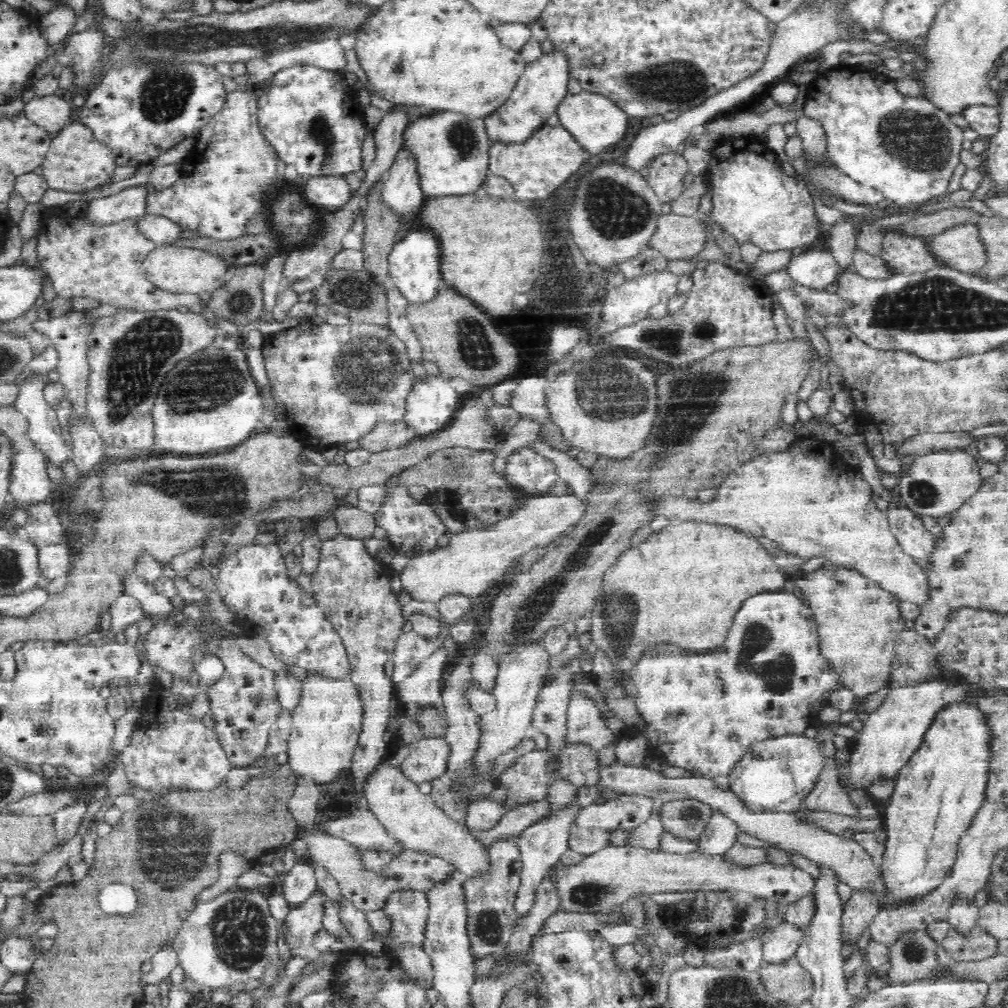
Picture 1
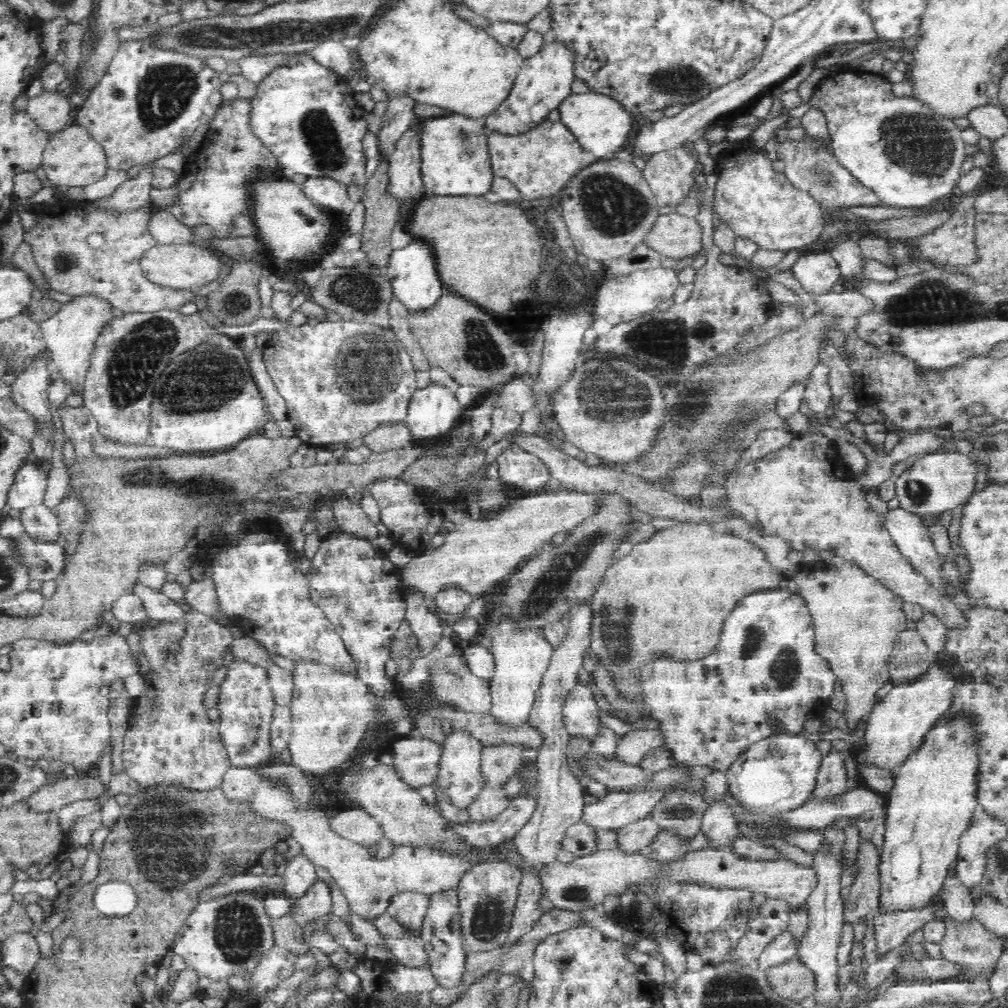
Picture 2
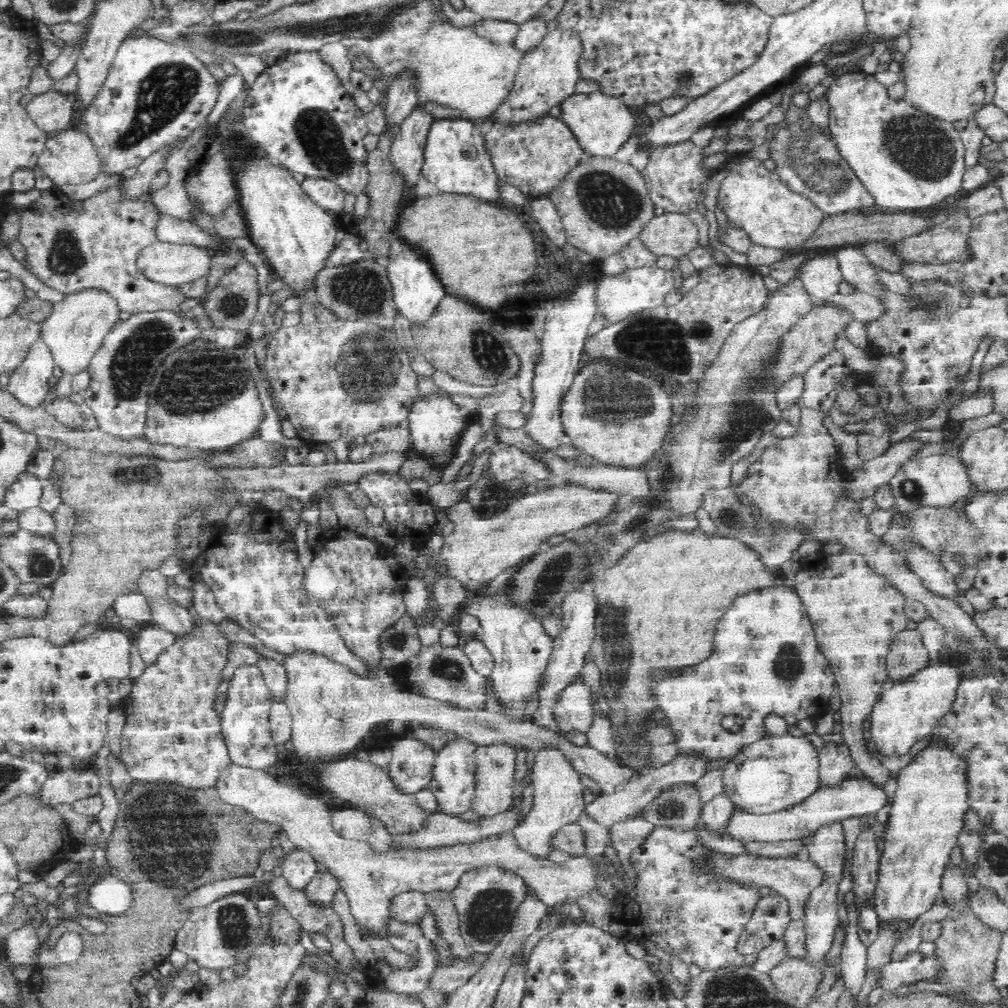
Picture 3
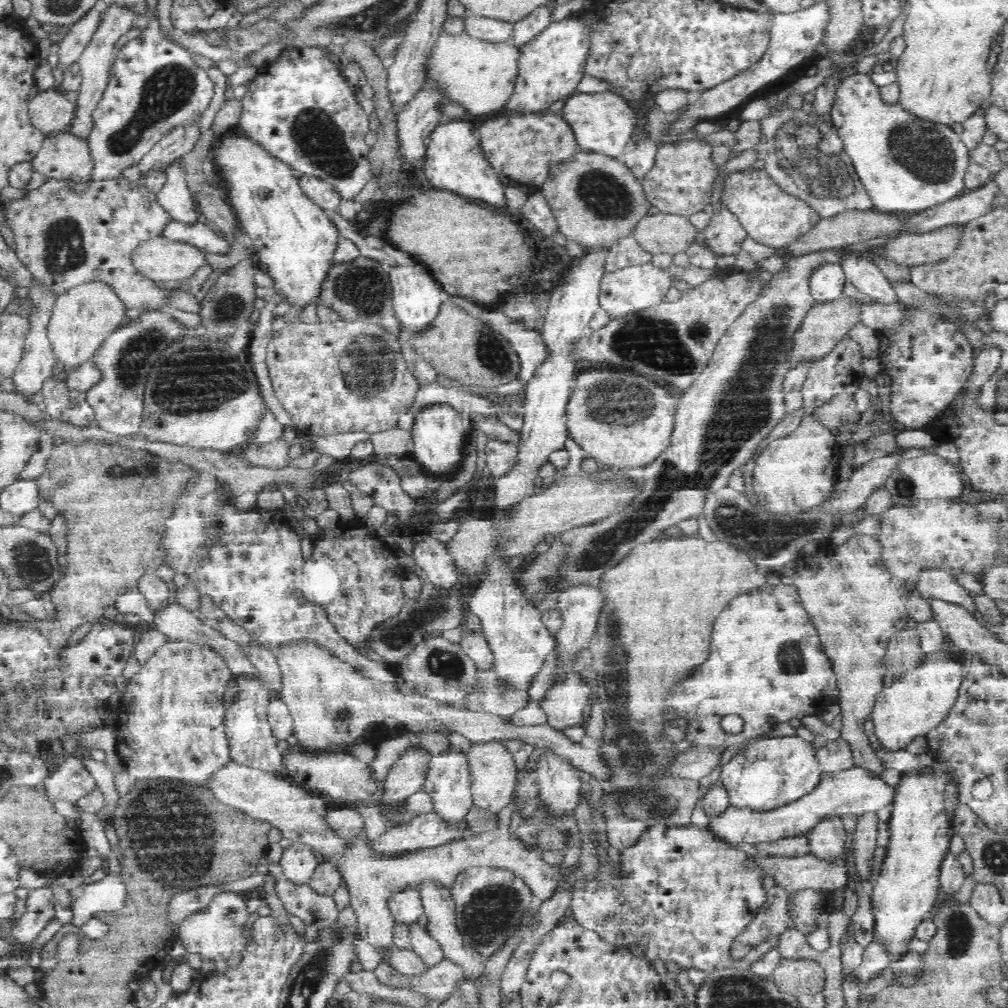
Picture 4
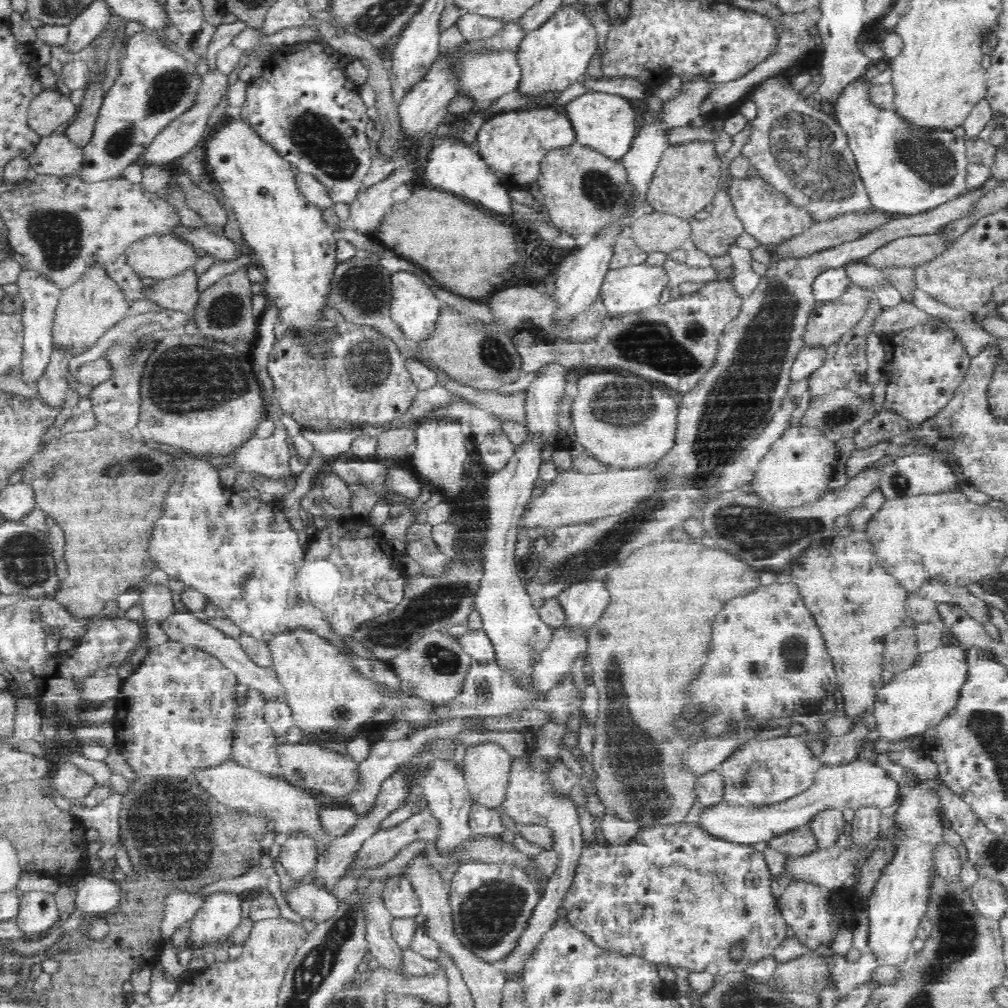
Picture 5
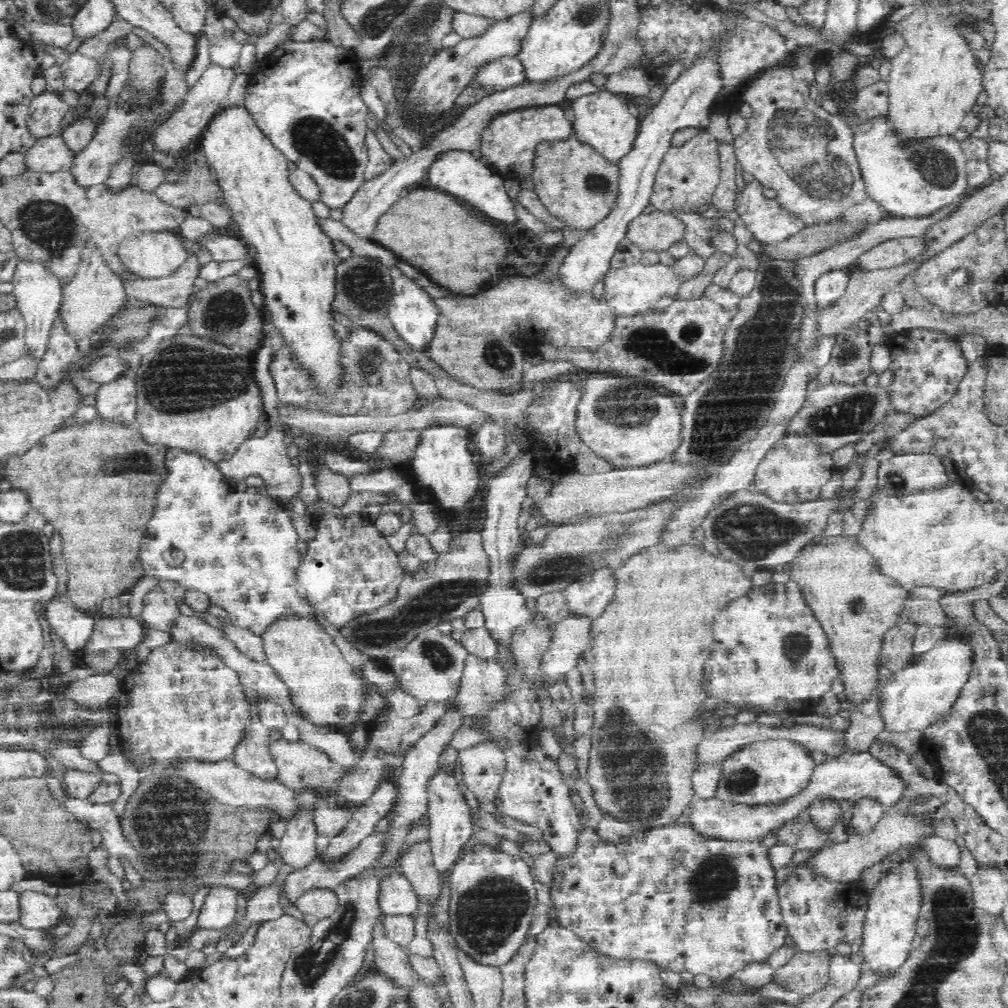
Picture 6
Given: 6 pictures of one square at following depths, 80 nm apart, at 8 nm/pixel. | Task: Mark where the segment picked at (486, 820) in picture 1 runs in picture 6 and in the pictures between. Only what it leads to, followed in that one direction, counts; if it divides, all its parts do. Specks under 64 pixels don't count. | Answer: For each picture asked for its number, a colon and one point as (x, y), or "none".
2: (498, 764)
3: (495, 765)
4: (492, 771)
5: (486, 768)
6: (483, 765)

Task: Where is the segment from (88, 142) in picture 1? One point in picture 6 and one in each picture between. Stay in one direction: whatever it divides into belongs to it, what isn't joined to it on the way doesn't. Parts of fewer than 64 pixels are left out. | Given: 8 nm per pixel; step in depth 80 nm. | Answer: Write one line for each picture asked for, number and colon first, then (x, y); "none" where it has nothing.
2: (72, 158)
3: (68, 158)
4: (63, 157)
5: (55, 155)
6: (49, 154)

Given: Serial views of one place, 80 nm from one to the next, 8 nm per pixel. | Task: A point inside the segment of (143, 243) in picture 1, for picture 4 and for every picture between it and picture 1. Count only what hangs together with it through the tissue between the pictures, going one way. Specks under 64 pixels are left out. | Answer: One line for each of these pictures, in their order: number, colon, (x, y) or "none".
2: (81, 249)
3: (70, 244)
4: (66, 233)

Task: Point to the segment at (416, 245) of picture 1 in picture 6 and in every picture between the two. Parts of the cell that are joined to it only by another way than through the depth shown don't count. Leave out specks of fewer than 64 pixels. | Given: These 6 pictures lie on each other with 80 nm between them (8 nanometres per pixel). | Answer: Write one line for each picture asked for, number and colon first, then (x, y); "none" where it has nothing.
2: (416, 286)
3: (416, 291)
4: (415, 296)
5: (413, 308)
6: (412, 314)

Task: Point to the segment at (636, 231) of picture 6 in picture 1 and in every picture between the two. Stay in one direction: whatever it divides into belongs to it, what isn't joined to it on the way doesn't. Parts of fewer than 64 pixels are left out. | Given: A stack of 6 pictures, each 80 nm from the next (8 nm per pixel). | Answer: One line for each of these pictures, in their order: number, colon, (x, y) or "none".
1: (677, 237)
2: (673, 235)
3: (672, 234)
4: (668, 233)
5: (658, 231)

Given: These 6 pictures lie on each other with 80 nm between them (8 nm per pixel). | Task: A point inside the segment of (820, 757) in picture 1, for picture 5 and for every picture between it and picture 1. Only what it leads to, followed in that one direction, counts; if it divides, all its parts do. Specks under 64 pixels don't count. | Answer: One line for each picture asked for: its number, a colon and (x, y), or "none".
2: (772, 776)
3: (774, 773)
4: (770, 772)
5: (762, 772)

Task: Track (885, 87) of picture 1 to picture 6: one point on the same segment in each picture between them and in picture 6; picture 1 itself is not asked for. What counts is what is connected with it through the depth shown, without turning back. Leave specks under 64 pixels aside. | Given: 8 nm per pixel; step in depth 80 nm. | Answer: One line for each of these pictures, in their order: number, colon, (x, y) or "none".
2: (906, 155)
3: (906, 160)
4: (906, 165)
5: (906, 171)
6: (918, 181)

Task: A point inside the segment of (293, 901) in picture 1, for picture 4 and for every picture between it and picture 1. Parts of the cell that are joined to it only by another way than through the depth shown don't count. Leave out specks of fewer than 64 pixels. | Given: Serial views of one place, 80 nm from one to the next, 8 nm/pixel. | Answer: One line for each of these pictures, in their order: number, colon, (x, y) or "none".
2: (300, 873)
3: (299, 867)
4: (298, 860)

